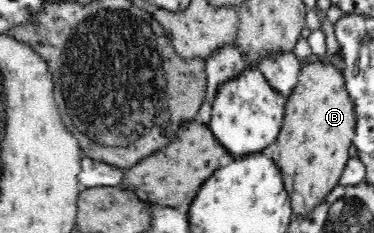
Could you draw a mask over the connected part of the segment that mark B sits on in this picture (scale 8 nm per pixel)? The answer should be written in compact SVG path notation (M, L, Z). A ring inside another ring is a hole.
M313 57L304 62L299 70L299 80L287 96L282 126L273 144L265 153L271 155L285 179L285 189L291 196L294 215L311 212L325 196L340 182L342 168L349 156L349 146L356 136L355 104L349 95L344 80L343 70L334 66L330 59L321 60Z

